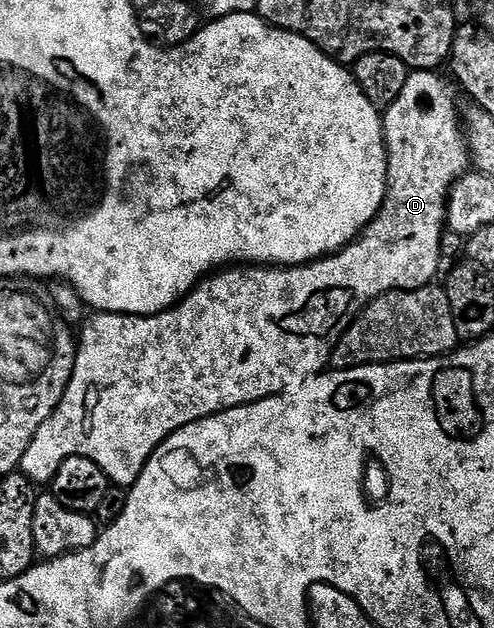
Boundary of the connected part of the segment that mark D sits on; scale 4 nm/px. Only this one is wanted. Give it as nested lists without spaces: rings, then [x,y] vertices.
[[[413,70],[407,78],[407,86],[403,86],[403,94],[395,98],[395,102],[387,109],[383,116],[385,125],[385,150],[387,153],[387,187],[385,200],[377,211],[377,217],[365,227],[365,231],[352,240],[346,248],[340,252],[323,256],[320,260],[313,260],[309,264],[296,266],[229,266],[224,270],[217,270],[208,278],[202,279],[201,283],[185,297],[184,300],[173,305],[167,312],[161,312],[157,316],[121,316],[118,312],[98,312],[90,315],[84,321],[85,329],[79,332],[77,346],[77,361],[71,374],[71,382],[59,402],[59,406],[39,426],[31,446],[27,446],[27,454],[23,454],[19,465],[20,471],[34,485],[48,485],[55,478],[59,466],[67,458],[82,456],[91,458],[101,465],[103,474],[114,485],[125,484],[132,486],[139,478],[139,474],[145,468],[145,464],[151,458],[151,454],[171,433],[177,432],[183,426],[191,422],[199,422],[208,416],[214,416],[216,412],[226,412],[232,408],[238,408],[244,404],[254,404],[260,400],[266,400],[272,396],[280,396],[290,390],[300,389],[301,385],[312,376],[318,375],[326,367],[327,362],[332,361],[333,347],[337,340],[351,326],[351,322],[366,308],[375,298],[379,298],[388,292],[398,290],[406,292],[412,288],[423,288],[434,283],[433,275],[441,264],[441,228],[447,224],[447,201],[449,189],[460,176],[465,175],[471,164],[471,157],[465,142],[462,121],[459,119],[459,104],[453,101],[449,88],[437,77],[438,73],[433,70]]]

